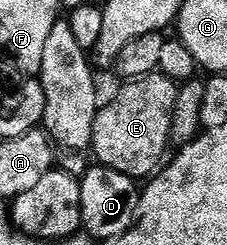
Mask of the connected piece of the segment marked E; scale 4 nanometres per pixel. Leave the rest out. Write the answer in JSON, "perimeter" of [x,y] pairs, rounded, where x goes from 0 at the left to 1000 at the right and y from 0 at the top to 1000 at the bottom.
{"perimeter":[[[683,298],[559,335],[551,351],[471,437],[463,424],[436,449],[414,498],[405,633],[445,678],[511,690],[511,706],[546,706],[568,731],[626,739],[674,718],[736,645],[731,596],[758,584],[758,461],[789,343],[736,306]]]}

